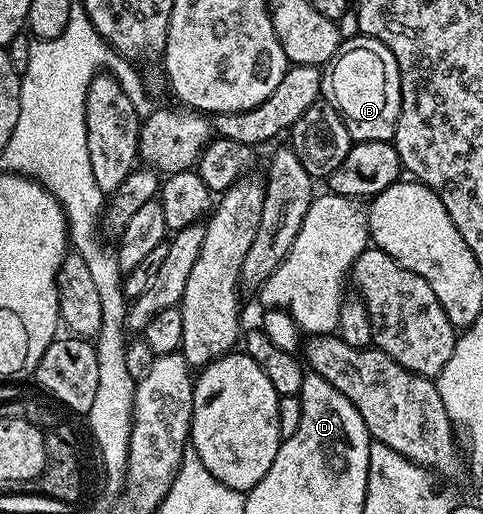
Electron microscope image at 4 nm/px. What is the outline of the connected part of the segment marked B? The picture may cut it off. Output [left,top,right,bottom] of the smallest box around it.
[326,34,402,143]

